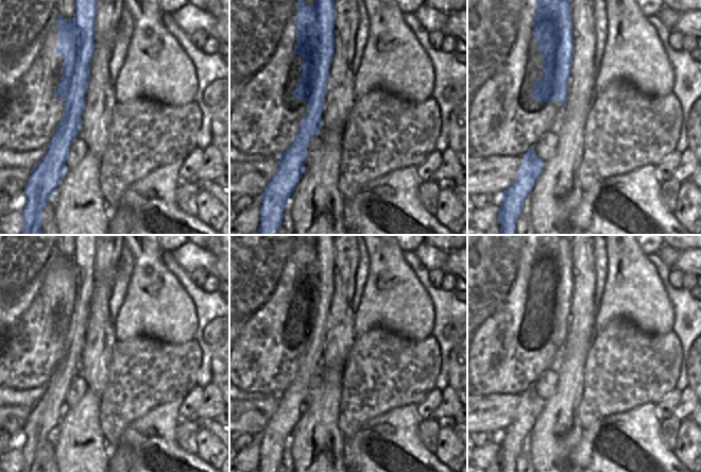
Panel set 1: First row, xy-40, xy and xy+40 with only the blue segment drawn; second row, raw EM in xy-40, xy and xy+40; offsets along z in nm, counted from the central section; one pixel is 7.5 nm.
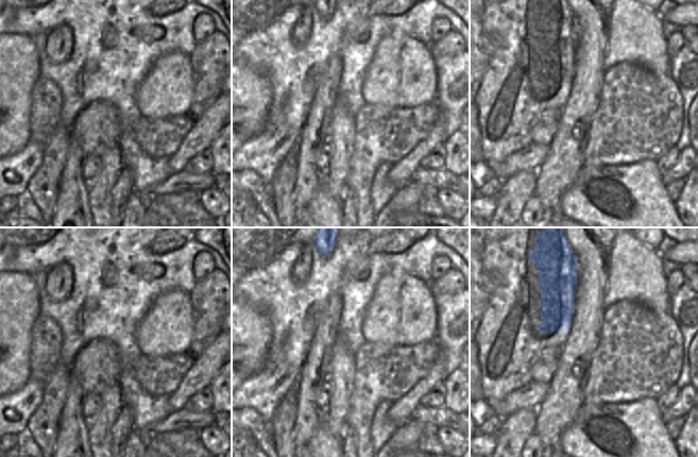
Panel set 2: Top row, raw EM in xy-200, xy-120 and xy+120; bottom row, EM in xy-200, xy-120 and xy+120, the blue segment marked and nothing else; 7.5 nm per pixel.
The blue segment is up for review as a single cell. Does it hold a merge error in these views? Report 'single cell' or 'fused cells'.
single cell

